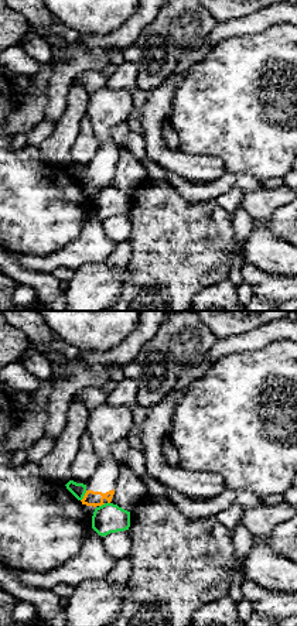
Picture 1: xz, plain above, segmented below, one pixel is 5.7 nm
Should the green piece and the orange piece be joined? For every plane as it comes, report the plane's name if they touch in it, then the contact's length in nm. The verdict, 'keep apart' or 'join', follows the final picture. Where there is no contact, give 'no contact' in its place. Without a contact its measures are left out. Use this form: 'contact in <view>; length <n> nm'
contact in xz; length 70 nm

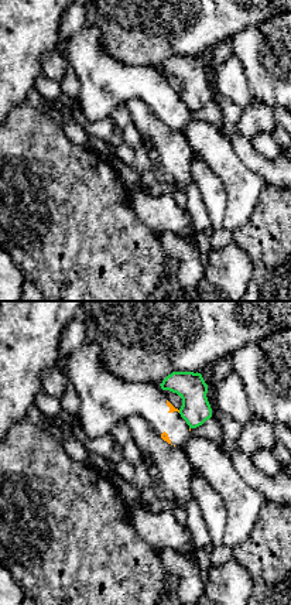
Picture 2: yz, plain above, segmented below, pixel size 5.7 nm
no contact

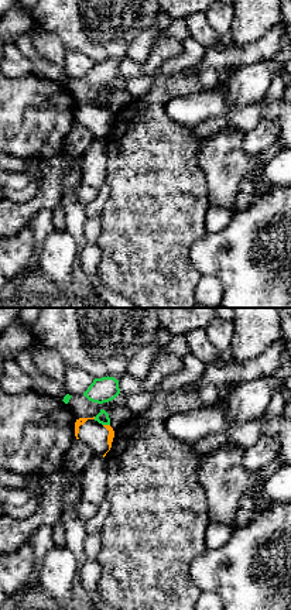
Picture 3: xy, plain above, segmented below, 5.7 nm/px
contact in xy; length 40 nm

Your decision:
keep apart

